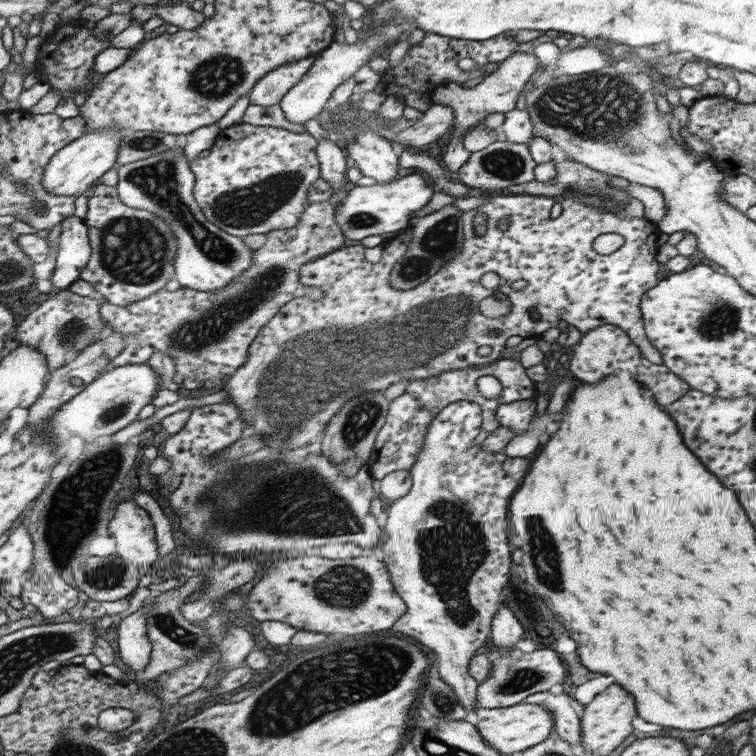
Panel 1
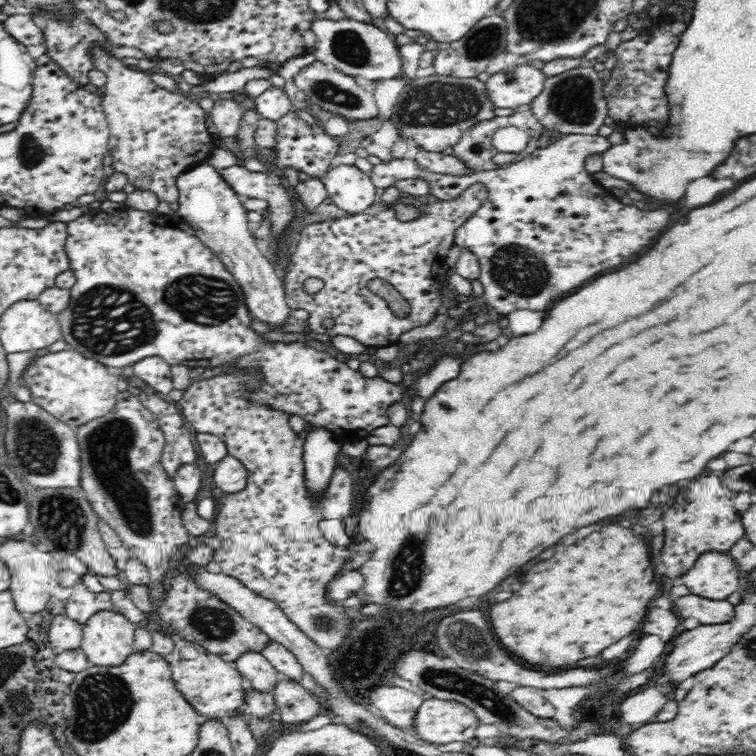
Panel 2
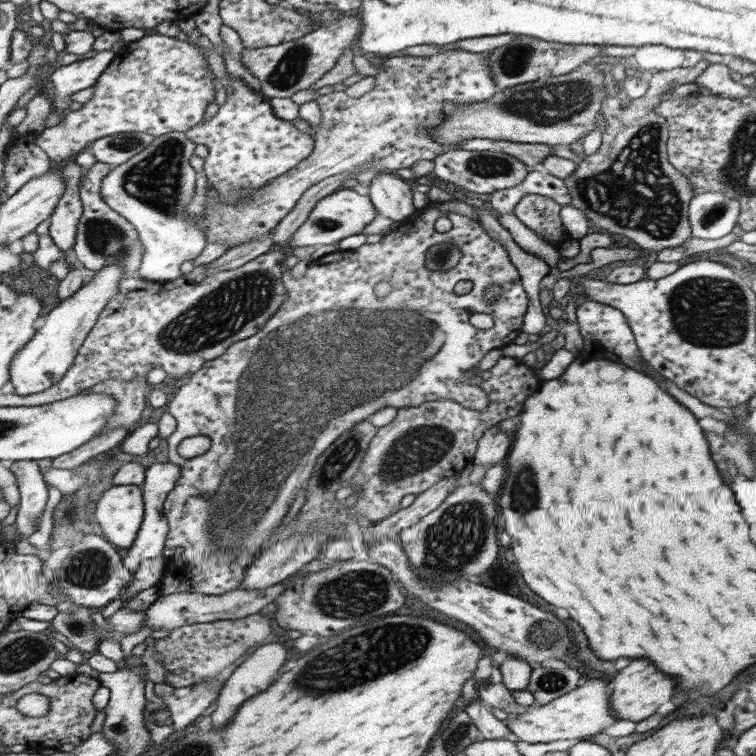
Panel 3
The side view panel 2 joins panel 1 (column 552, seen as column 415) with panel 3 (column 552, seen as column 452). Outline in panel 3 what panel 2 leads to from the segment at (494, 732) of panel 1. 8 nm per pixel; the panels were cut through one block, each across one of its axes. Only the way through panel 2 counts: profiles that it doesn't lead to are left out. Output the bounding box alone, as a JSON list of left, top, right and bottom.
[507,679,616,744]

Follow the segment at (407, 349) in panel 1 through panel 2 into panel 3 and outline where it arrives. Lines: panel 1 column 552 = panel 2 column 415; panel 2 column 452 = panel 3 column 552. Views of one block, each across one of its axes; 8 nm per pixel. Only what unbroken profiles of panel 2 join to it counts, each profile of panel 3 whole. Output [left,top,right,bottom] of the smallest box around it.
[512,194,569,249]

